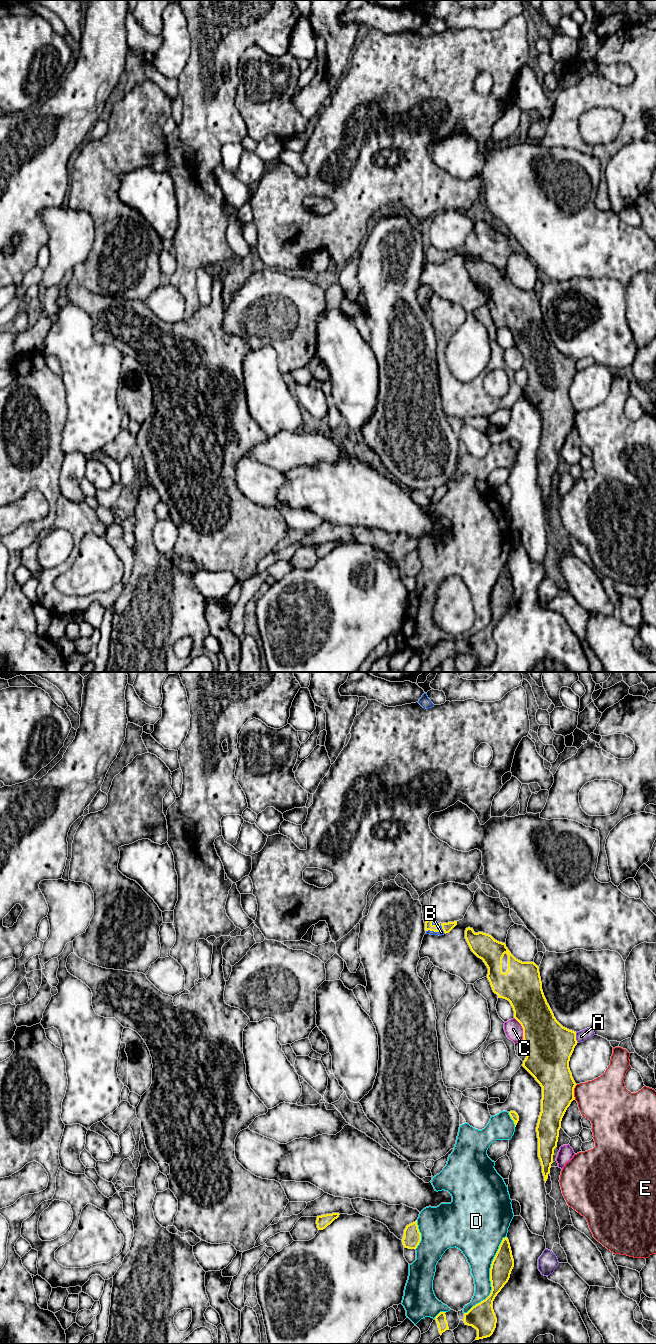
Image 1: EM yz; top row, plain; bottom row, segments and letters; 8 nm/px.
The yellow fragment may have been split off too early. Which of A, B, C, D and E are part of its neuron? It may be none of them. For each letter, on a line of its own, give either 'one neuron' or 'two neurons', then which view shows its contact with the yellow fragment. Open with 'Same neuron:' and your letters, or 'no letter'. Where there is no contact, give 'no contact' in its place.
Same neuron: B
A: two neurons; meets yellow in yz
B: one neuron; meets yellow in yz
C: two neurons; meets yellow in yz
D: two neurons; meets yellow in yz
E: two neurons; meets yellow in yz

